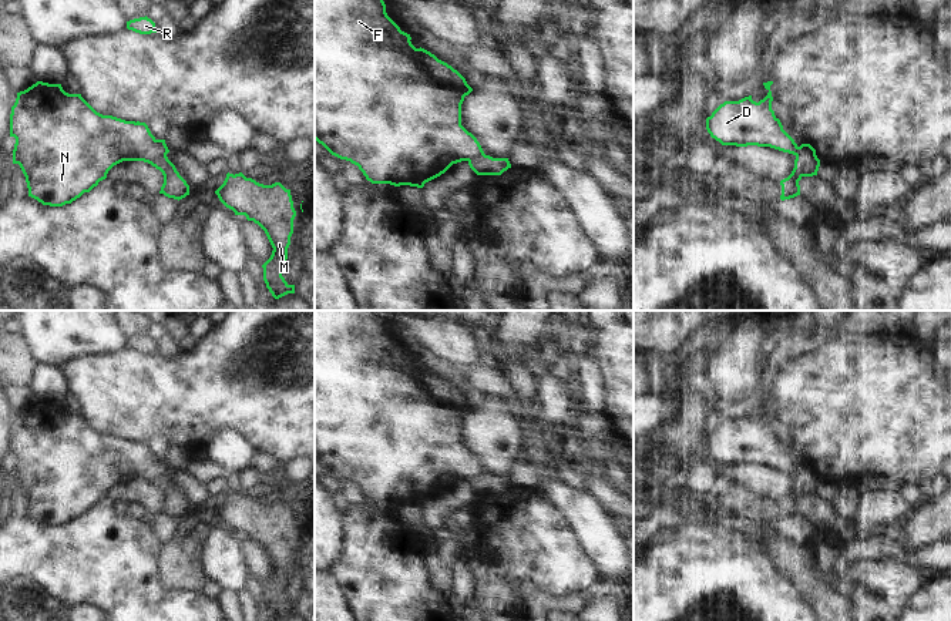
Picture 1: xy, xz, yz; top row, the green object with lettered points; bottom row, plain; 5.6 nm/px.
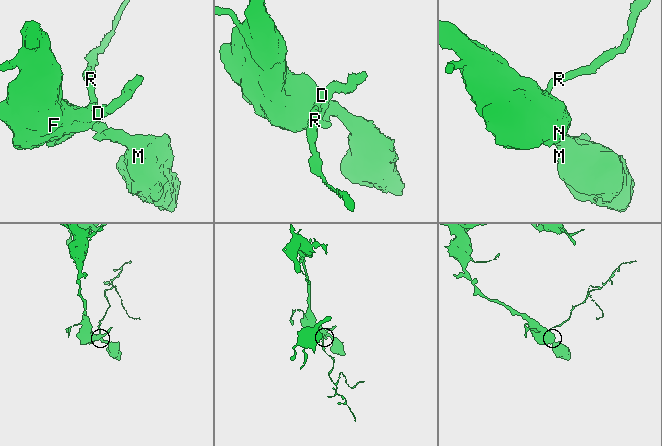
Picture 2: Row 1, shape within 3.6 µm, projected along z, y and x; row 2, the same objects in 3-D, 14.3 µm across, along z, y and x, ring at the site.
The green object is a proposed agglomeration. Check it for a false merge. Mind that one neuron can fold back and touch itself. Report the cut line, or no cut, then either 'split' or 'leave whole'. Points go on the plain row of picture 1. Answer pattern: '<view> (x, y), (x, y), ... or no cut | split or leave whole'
xy (165, 473), (151, 483) | split

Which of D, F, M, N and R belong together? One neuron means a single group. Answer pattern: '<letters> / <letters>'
D F N R / M

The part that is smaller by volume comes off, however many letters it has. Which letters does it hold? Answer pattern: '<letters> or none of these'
M

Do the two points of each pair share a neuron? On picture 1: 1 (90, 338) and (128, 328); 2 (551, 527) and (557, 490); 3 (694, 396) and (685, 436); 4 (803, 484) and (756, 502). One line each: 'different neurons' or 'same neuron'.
1: different neurons
2: different neurons
3: same neuron
4: same neuron

